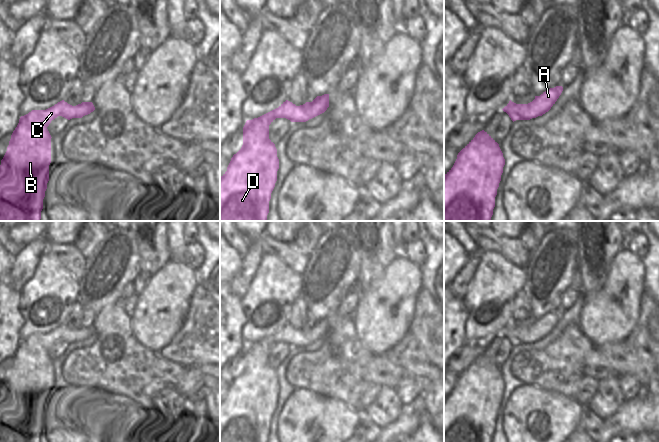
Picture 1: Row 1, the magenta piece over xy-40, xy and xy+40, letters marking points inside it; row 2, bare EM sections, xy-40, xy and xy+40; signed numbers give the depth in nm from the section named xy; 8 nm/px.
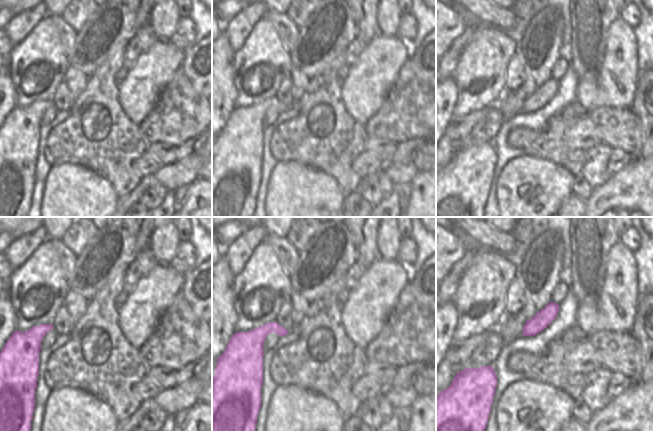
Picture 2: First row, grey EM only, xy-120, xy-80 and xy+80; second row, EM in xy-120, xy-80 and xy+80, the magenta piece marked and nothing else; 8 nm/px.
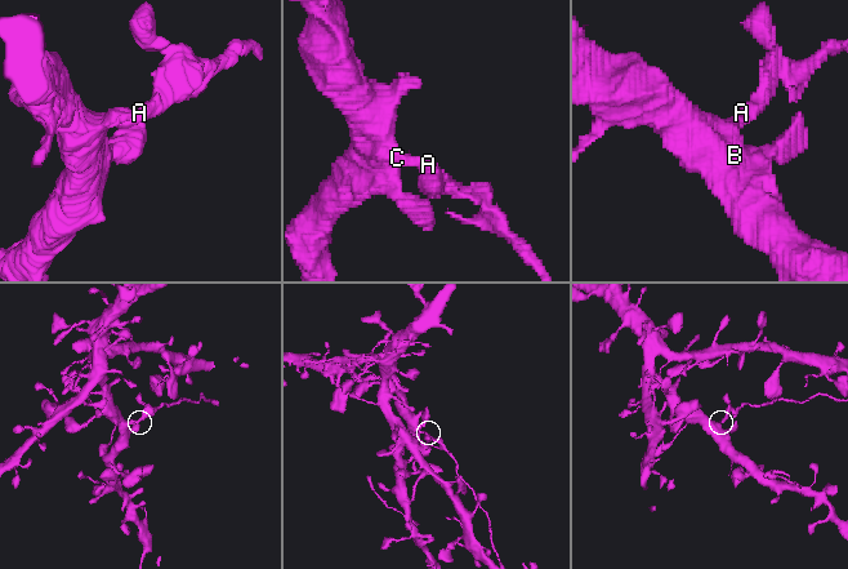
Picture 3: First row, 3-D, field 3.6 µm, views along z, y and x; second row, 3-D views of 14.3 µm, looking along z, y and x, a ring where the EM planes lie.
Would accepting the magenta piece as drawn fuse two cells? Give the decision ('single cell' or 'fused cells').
fused cells

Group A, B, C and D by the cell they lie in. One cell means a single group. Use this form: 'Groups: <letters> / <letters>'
Groups: A / B C D

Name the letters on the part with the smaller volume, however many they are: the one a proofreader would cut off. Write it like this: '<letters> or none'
A

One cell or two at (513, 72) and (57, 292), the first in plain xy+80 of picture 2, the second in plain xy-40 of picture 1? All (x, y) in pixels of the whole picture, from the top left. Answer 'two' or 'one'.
two

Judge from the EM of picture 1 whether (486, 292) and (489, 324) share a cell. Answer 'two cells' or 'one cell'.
one cell

